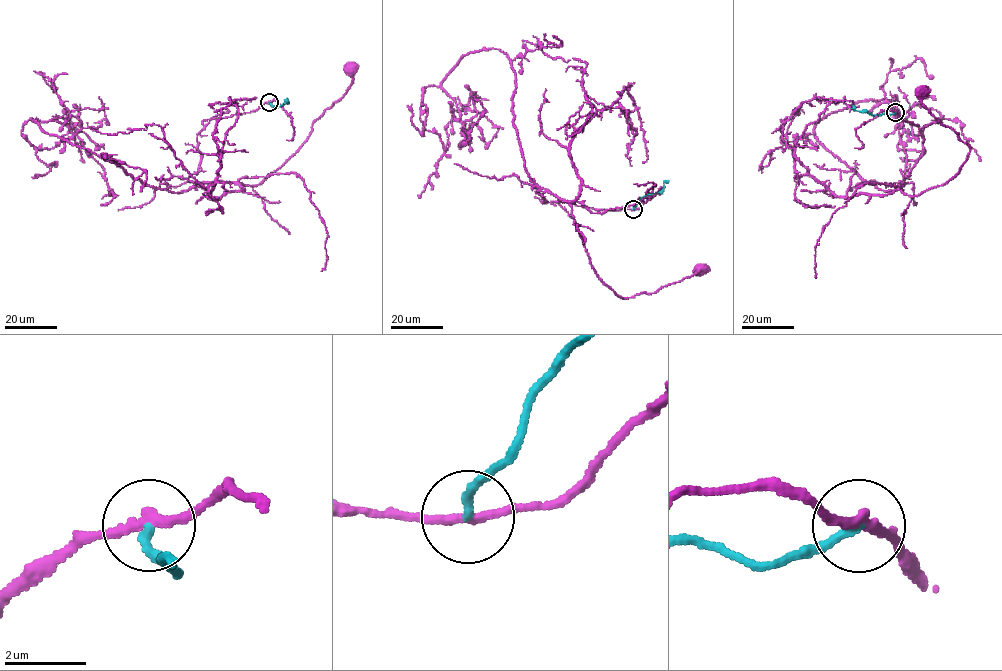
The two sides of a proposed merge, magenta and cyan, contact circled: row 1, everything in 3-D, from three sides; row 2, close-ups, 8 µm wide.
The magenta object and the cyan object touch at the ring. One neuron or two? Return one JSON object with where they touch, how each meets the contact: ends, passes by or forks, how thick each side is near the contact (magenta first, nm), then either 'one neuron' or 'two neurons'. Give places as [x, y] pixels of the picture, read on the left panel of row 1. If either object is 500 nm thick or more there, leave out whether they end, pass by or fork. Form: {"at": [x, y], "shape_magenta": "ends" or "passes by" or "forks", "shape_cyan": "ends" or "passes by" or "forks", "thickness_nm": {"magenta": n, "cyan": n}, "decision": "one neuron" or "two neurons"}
{"at": [269, 102], "shape_magenta": "passes by", "shape_cyan": "ends", "thickness_nm": {"magenta": 220, "cyan": 200}, "decision": "two neurons"}

